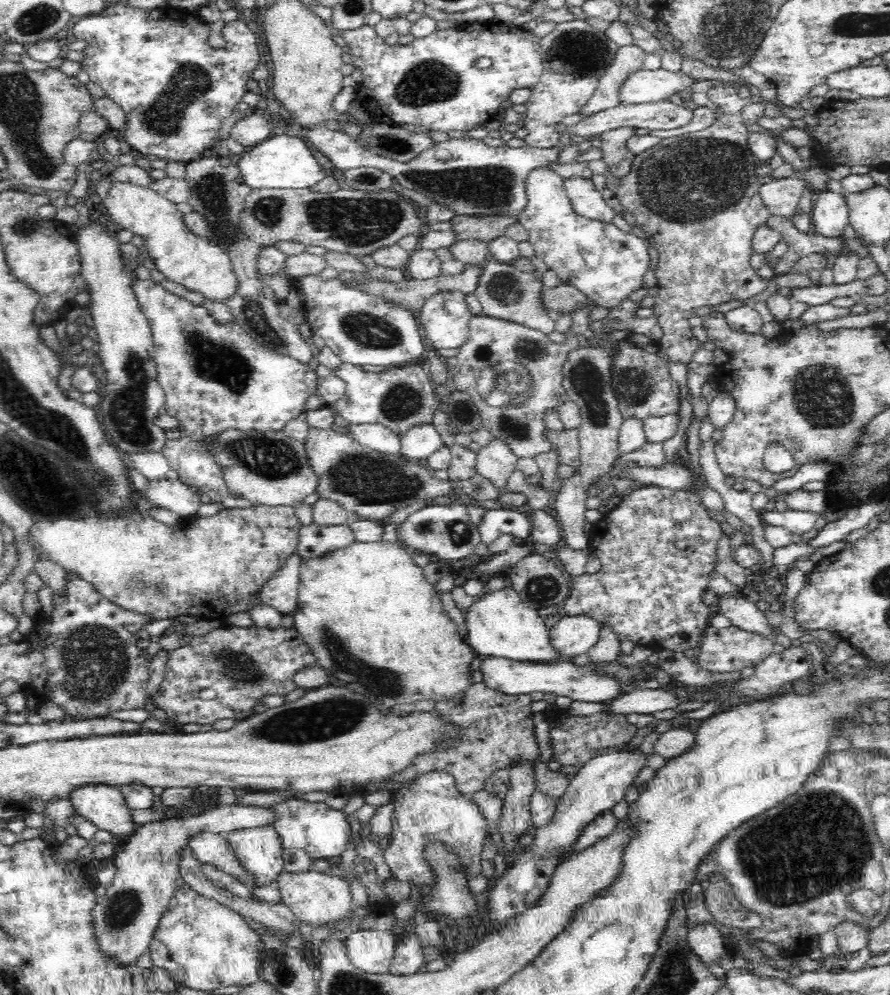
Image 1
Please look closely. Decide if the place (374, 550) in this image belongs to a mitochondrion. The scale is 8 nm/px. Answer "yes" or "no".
no

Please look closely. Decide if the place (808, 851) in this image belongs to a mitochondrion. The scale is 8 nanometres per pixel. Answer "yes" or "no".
yes

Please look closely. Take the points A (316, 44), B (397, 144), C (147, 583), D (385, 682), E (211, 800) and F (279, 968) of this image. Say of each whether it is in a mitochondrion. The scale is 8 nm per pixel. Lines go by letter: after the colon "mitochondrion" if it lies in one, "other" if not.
A: other
B: mitochondrion
C: mitochondrion
D: mitochondrion
E: other
F: mitochondrion

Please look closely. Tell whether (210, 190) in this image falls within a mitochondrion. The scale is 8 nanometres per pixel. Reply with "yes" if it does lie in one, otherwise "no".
yes

